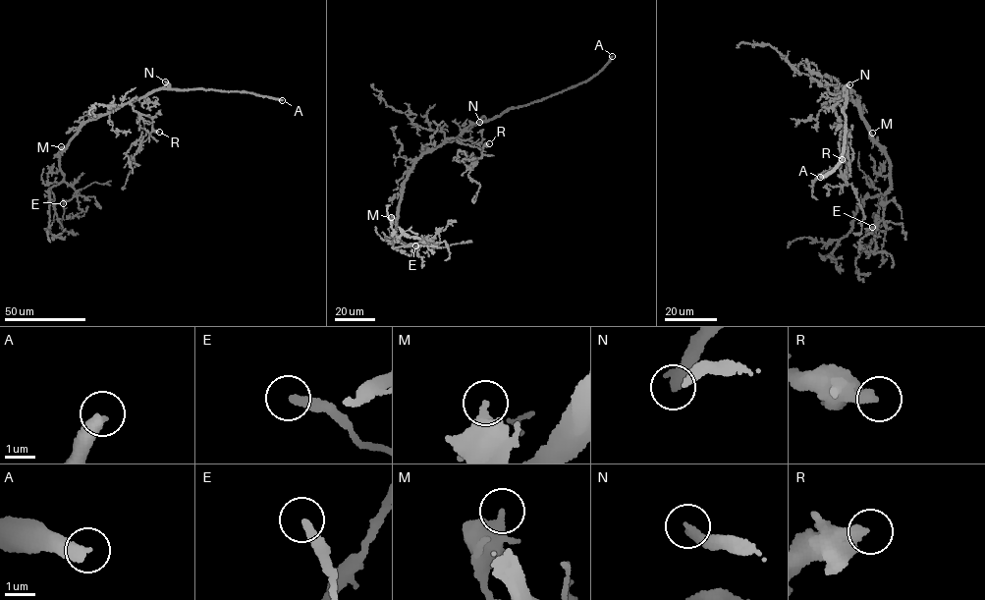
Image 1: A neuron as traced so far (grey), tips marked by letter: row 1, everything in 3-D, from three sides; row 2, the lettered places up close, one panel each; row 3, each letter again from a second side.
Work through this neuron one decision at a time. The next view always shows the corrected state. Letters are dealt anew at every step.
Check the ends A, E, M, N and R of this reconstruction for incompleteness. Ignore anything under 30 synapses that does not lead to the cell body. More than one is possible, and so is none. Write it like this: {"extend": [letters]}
{"extend": ["A", "N"]}

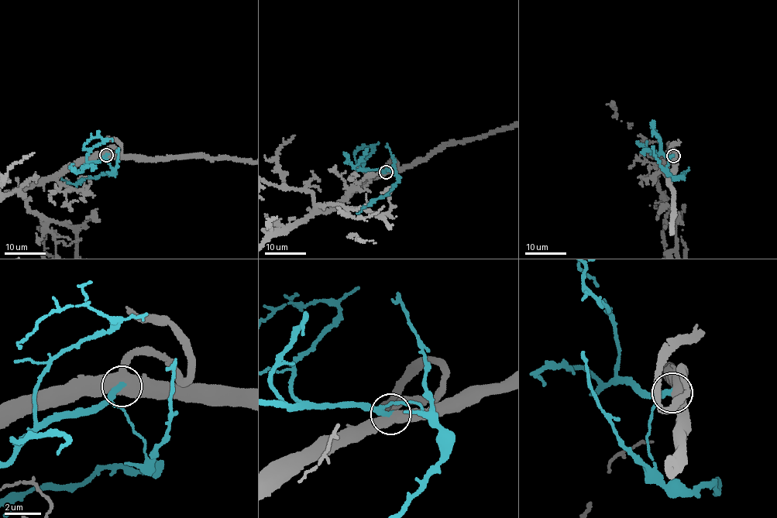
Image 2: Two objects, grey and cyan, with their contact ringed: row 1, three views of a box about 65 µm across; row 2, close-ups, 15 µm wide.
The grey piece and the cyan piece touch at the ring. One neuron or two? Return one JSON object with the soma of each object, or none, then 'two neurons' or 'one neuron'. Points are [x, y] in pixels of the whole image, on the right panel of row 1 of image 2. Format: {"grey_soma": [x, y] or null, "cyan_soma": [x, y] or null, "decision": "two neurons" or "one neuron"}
{"grey_soma": null, "cyan_soma": null, "decision": "one neuron"}

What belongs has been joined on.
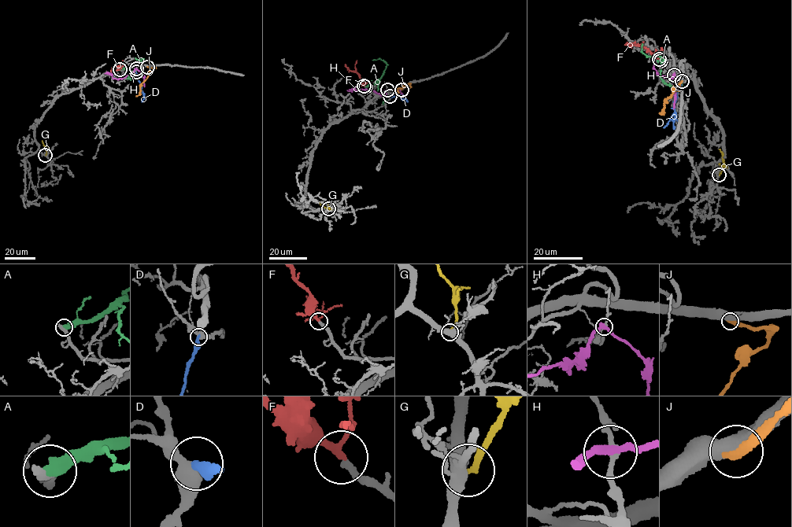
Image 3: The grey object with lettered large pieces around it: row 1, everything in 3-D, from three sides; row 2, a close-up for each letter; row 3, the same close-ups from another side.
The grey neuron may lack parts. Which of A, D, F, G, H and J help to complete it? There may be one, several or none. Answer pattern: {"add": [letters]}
{"add": ["F"]}

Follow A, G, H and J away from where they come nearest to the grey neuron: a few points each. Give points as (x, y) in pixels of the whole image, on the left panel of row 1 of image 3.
A: (120, 69), (130, 67), (138, 59), (144, 60), (135, 58)
G: (45, 155), (46, 147), (42, 141)
H: (136, 68), (132, 73), (118, 79), (104, 73)
J: (147, 67), (153, 71), (141, 84), (139, 93), (136, 96)

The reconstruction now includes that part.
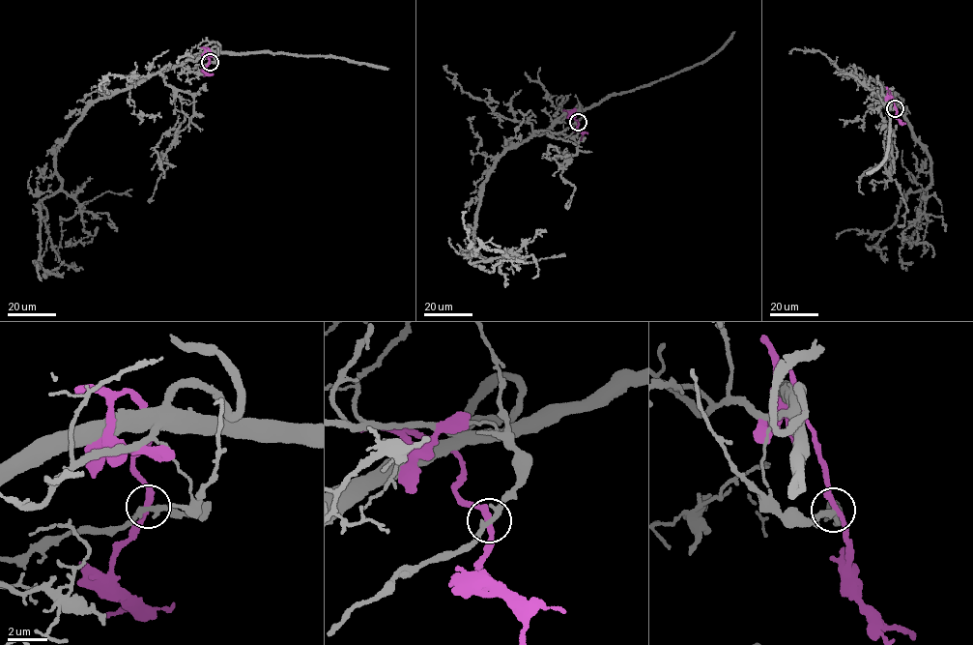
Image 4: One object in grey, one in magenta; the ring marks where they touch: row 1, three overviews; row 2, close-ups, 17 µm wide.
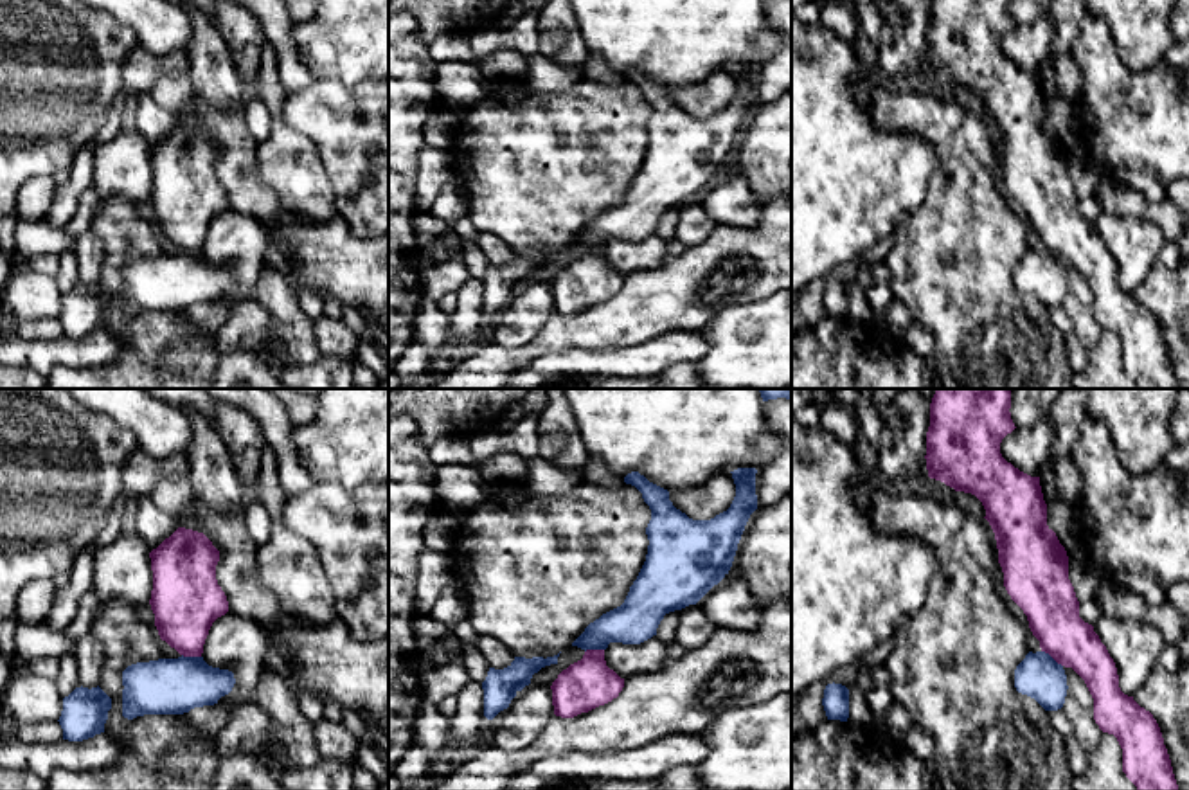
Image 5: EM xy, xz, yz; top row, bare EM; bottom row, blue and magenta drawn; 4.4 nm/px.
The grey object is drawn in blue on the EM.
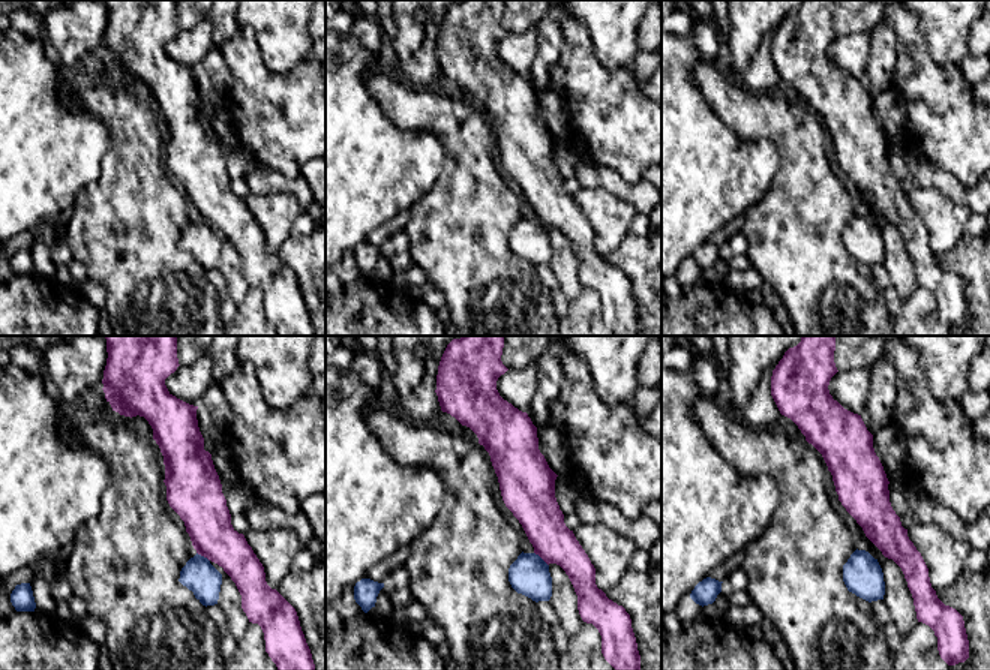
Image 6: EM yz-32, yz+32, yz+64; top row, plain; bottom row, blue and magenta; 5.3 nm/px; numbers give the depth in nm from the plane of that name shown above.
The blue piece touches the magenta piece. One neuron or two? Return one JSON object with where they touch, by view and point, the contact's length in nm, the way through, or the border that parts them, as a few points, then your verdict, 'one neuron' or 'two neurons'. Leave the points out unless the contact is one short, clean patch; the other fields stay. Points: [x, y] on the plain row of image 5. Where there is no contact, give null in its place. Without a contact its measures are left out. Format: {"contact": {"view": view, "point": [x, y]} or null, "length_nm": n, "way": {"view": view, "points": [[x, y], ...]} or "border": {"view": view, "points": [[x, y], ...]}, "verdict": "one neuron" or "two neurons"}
{"contact": {"view": "yz", "point": [1051, 254]}, "length_nm": 120, "border": {"view": "yz", "points": [[1042, 247], [1062, 263]]}, "verdict": "two neurons"}

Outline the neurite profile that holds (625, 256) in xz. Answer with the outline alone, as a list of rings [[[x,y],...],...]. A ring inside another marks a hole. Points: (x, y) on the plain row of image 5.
[[[658,232],[640,241],[610,239],[604,247],[604,257],[621,275],[651,270],[664,263],[669,256],[669,241]]]

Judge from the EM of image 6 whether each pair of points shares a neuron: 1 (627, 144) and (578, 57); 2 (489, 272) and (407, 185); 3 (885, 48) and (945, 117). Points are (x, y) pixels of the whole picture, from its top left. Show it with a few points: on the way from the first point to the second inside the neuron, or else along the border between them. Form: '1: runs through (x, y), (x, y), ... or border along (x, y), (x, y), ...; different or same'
1: runs through (617, 123), (590, 90), (585, 78); same
2: border along (440, 170), (437, 182), (410, 209); different
3: border along (887, 24), (896, 41), (893, 87); different

